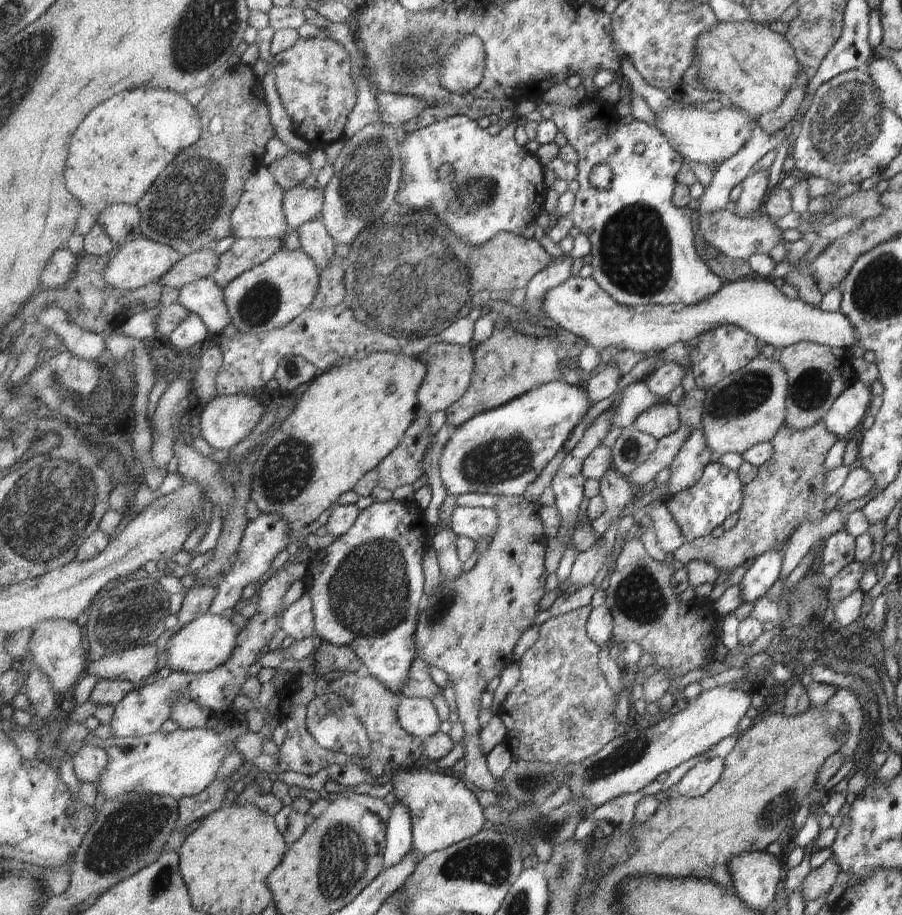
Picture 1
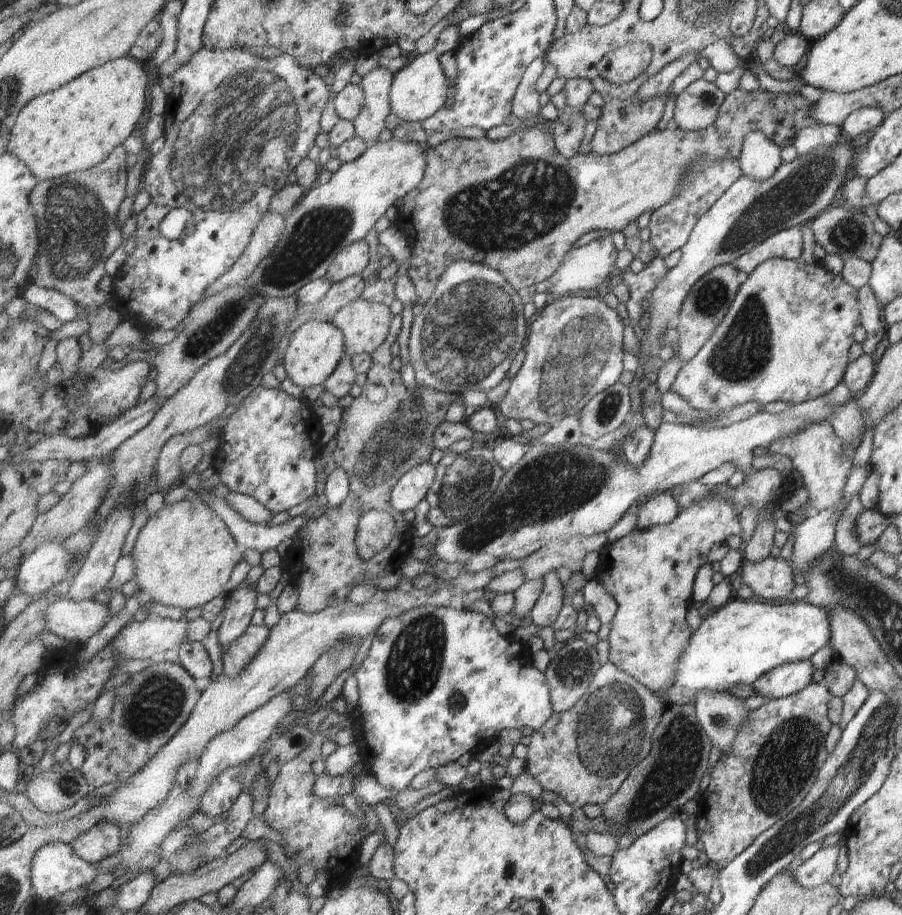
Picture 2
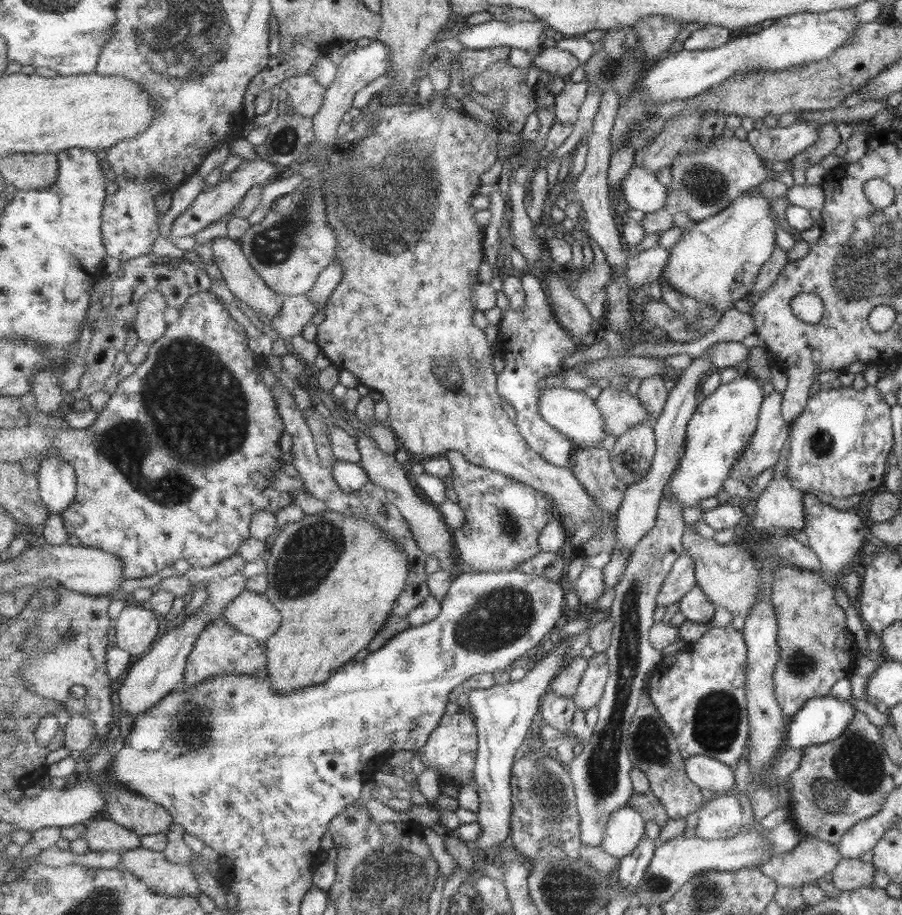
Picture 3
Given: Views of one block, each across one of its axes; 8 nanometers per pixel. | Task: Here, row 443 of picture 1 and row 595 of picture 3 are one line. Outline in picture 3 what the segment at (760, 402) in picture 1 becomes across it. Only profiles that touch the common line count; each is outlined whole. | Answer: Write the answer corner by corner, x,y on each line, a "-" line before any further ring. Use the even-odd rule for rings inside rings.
687,525
683,534
685,552
695,559
695,576
703,594
714,607
725,608
729,614
745,618
755,605
761,579
753,558
747,552
731,545
720,545
713,538
703,538
700,529

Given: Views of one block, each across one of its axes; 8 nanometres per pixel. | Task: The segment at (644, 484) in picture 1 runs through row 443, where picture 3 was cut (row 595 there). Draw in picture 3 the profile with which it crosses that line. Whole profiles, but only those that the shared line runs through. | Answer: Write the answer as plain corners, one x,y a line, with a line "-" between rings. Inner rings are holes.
683,552
667,575
662,592
658,596
658,604
669,606
679,603
687,592
691,592
698,585
695,580
695,559
689,553

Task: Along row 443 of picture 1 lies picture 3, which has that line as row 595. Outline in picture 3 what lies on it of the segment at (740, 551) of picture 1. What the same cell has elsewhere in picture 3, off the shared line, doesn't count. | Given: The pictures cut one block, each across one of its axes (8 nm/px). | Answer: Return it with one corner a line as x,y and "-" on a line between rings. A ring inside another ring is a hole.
777,565
771,571
770,602
776,618
776,640
779,658
773,668
773,695
781,707
781,712
790,717
809,698
828,695
829,688
839,679
851,674
852,662
859,656
853,636
847,630
843,609
833,599
833,585
818,572
797,569
786,565

